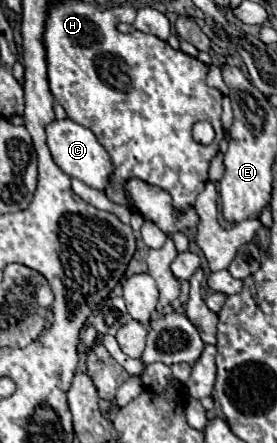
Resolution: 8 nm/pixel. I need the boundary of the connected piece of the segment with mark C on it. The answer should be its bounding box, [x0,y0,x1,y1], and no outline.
[46,119,114,191]

